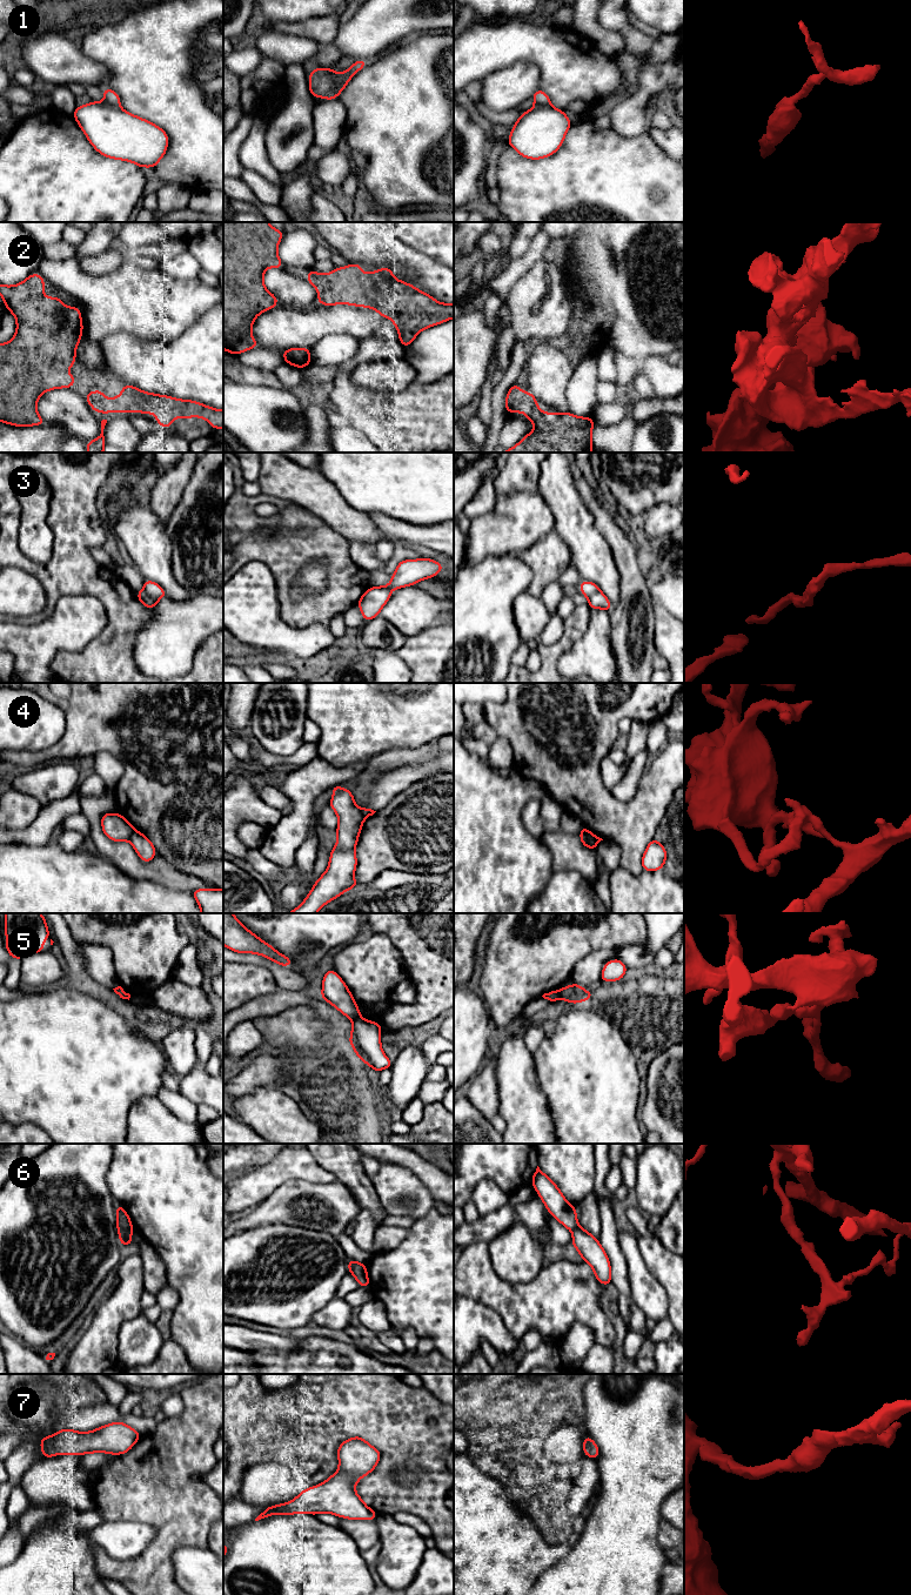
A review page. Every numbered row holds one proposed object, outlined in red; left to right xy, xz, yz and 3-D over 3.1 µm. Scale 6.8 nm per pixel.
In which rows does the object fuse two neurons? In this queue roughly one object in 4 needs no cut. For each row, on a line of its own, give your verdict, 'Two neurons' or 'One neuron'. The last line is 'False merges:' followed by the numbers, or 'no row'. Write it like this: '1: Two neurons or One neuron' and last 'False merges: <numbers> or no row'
1: Two neurons
2: One neuron
3: Two neurons
4: Two neurons
5: Two neurons
6: Two neurons
7: One neuron
False merges: 1, 3, 4, 5, 6

